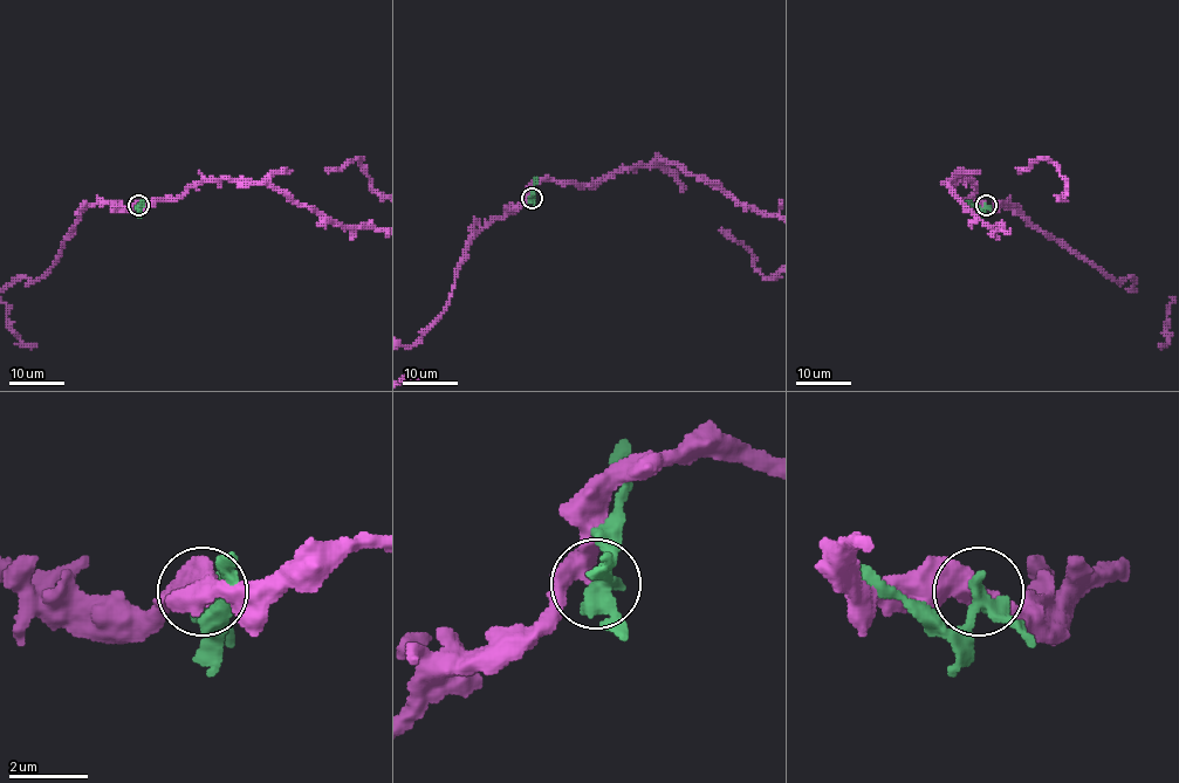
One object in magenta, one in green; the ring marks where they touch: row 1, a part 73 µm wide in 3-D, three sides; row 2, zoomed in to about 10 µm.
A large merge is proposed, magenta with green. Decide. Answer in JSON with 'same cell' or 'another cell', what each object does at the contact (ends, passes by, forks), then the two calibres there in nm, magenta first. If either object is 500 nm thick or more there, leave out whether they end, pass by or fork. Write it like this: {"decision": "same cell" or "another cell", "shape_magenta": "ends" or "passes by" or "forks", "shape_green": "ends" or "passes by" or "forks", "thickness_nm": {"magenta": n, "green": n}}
{"decision": "another cell", "shape_magenta": "passes by", "shape_green": "passes by", "thickness_nm": {"magenta": 440, "green": 400}}

